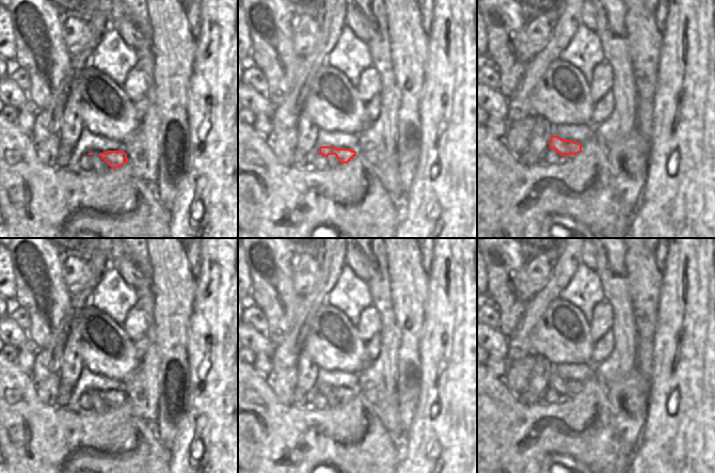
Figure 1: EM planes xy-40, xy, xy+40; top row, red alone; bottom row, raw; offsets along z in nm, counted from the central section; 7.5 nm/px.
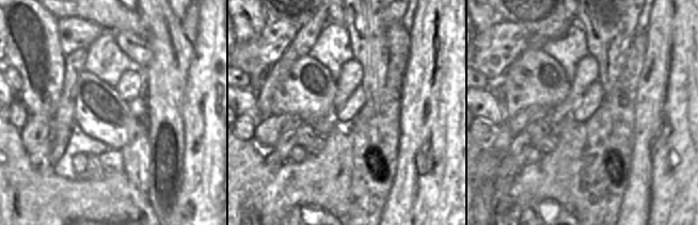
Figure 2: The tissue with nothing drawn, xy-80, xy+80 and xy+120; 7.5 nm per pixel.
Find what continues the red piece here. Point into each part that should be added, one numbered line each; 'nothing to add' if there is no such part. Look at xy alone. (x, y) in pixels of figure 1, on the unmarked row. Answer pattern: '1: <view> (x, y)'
nothing to add.

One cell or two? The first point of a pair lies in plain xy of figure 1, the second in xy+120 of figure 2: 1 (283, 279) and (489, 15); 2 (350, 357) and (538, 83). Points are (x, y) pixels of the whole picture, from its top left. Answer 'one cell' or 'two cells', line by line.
1: one cell
2: one cell

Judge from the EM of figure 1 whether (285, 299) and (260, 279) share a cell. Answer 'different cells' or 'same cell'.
same cell

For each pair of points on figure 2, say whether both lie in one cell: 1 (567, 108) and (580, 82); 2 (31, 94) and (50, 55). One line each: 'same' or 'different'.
1: same
2: same

